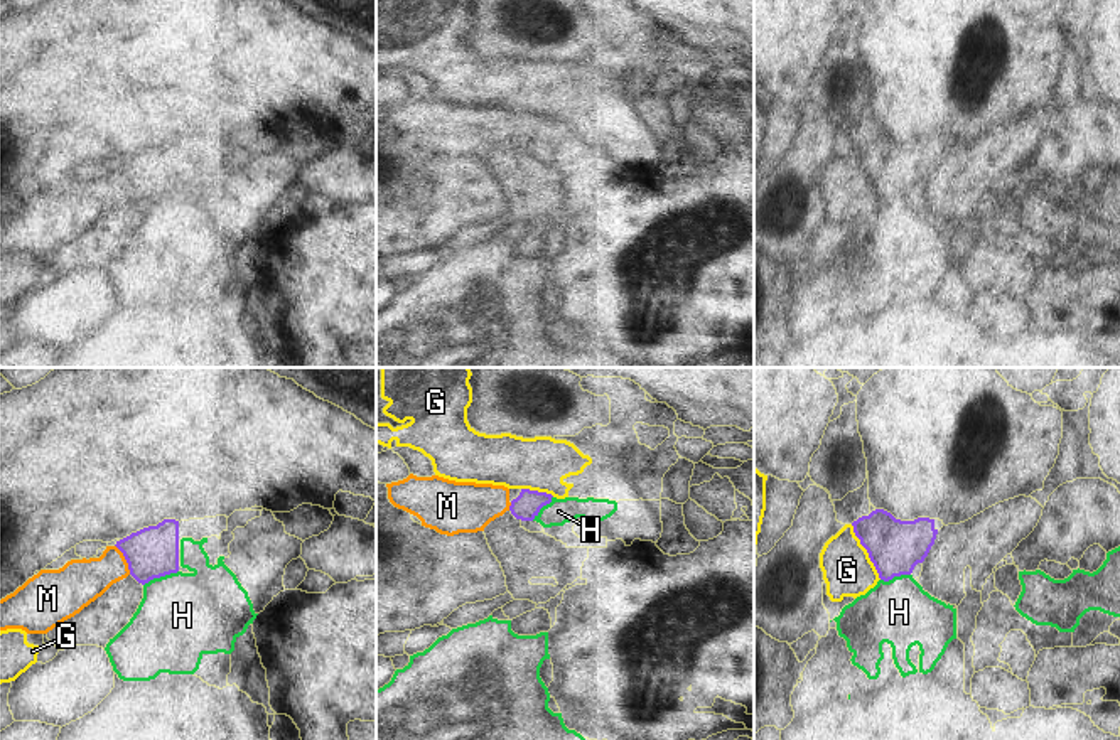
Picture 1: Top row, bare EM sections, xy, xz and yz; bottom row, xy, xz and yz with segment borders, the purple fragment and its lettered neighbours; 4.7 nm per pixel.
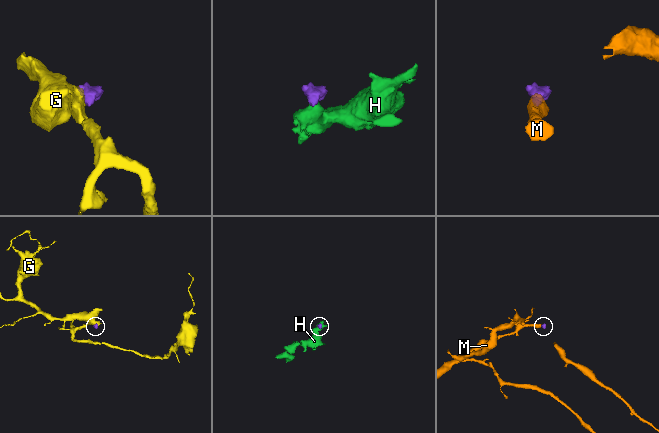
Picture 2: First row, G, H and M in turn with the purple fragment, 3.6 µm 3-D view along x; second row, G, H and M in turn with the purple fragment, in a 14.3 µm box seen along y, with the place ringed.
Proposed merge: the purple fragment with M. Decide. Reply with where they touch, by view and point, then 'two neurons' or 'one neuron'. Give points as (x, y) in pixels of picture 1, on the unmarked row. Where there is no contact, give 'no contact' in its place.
meets purple in xy at (125, 181); one neuron

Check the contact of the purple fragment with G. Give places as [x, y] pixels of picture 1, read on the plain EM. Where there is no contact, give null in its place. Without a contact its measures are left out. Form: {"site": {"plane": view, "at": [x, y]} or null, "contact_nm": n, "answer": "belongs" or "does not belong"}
{"site": {"plane": "yz", "at": [867, 174]}, "contact_nm": 300, "answer": "does not belong"}

